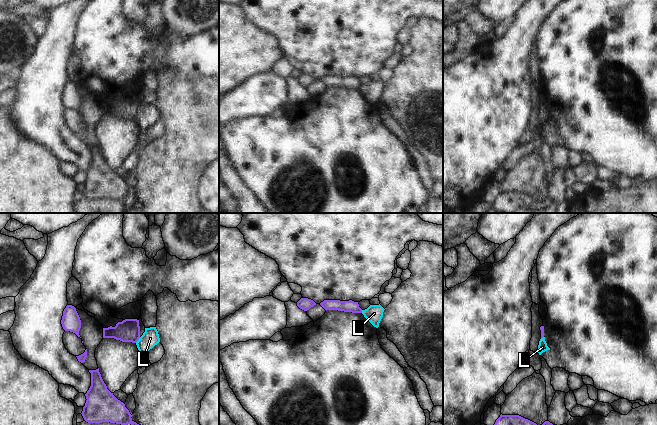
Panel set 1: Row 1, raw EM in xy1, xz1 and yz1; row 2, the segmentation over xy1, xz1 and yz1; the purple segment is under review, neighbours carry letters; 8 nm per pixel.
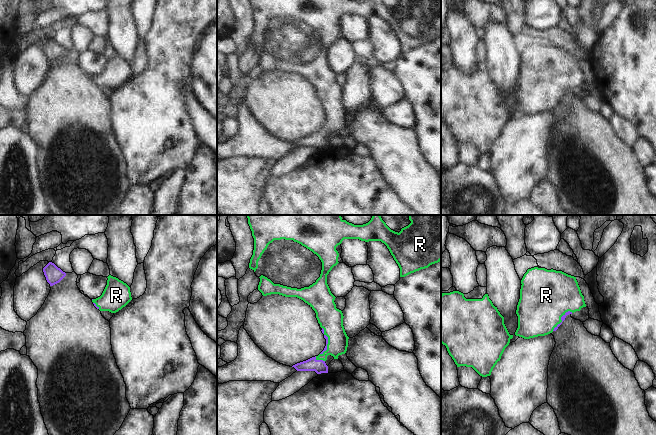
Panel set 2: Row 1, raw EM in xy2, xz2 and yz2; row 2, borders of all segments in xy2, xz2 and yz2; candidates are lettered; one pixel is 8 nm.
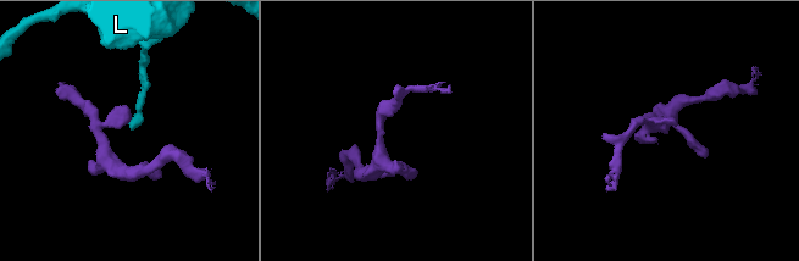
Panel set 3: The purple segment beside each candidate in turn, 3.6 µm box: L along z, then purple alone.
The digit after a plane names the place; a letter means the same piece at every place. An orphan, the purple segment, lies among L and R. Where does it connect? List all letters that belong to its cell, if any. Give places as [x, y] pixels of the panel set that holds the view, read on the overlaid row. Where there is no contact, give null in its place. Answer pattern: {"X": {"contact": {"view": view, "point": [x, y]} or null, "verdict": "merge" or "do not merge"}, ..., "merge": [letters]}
{"L": {"contact": {"view": "xy1", "point": [137, 340]}, "verdict": "do not merge"}, "R": {"contact": {"view": "yz2", "point": [561, 318]}, "verdict": "merge"}, "merge": ["R"]}

